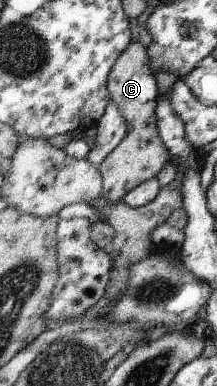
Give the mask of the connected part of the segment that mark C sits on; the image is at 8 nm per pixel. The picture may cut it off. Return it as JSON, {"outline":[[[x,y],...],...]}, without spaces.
{"outline":[[[132,42],[115,63],[109,80],[111,101],[116,104],[124,116],[127,132],[124,139],[109,153],[101,163],[99,170],[103,177],[102,197],[110,204],[120,204],[129,191],[148,180],[157,179],[158,173],[171,162],[171,154],[163,144],[158,130],[156,107],[158,86],[156,76],[151,70],[151,61],[147,48],[138,42]]]}

